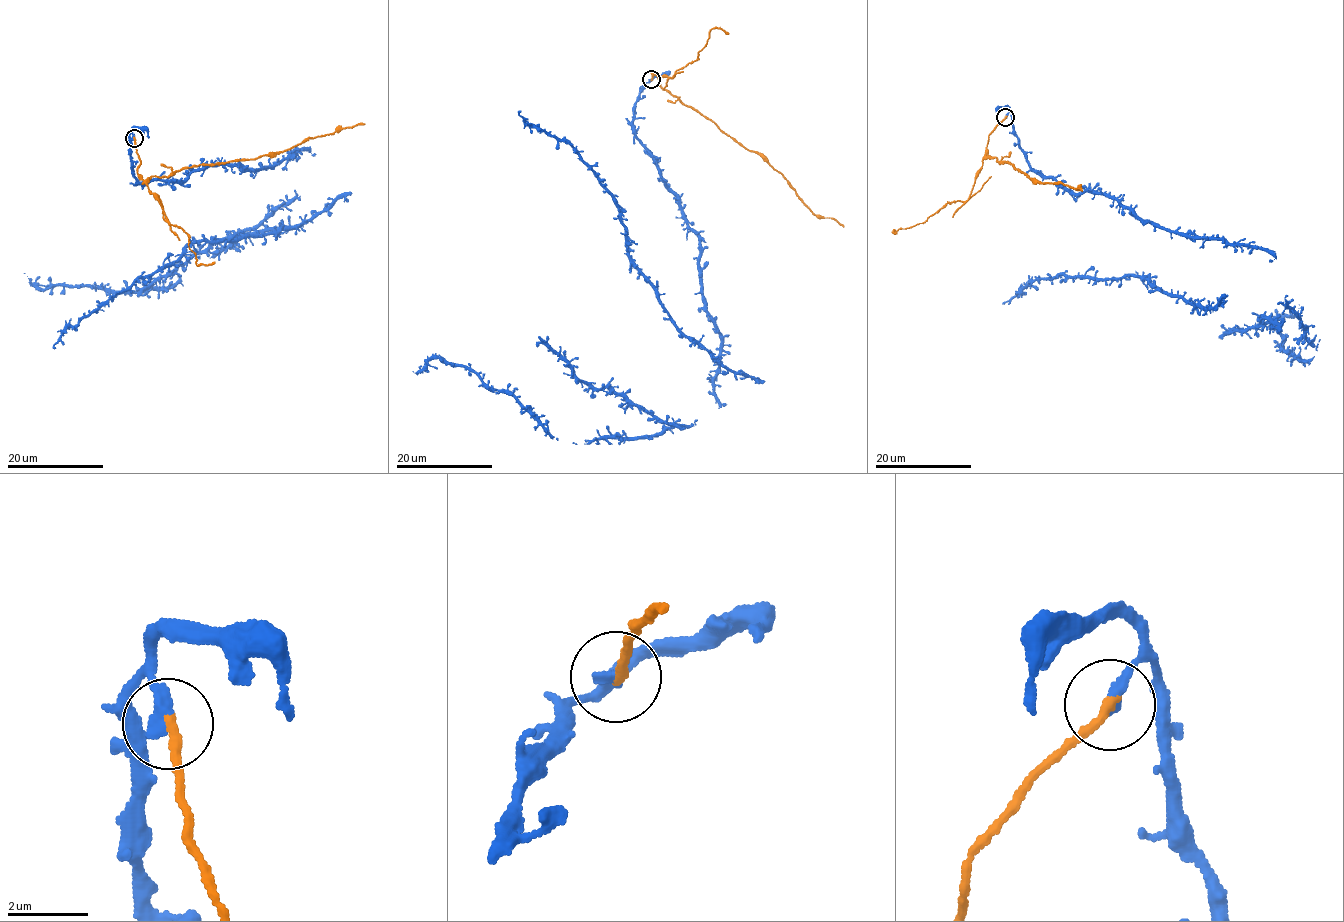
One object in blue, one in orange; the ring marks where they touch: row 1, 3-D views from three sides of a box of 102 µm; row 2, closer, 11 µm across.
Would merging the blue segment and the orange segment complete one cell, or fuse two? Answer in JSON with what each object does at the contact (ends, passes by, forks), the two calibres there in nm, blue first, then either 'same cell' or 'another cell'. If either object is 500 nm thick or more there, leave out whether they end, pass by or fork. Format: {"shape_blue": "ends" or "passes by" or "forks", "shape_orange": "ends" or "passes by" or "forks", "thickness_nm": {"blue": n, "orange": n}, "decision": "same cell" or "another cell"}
{"shape_blue": "ends", "shape_orange": "ends", "thickness_nm": {"blue": 360, "orange": 280}, "decision": "another cell"}

